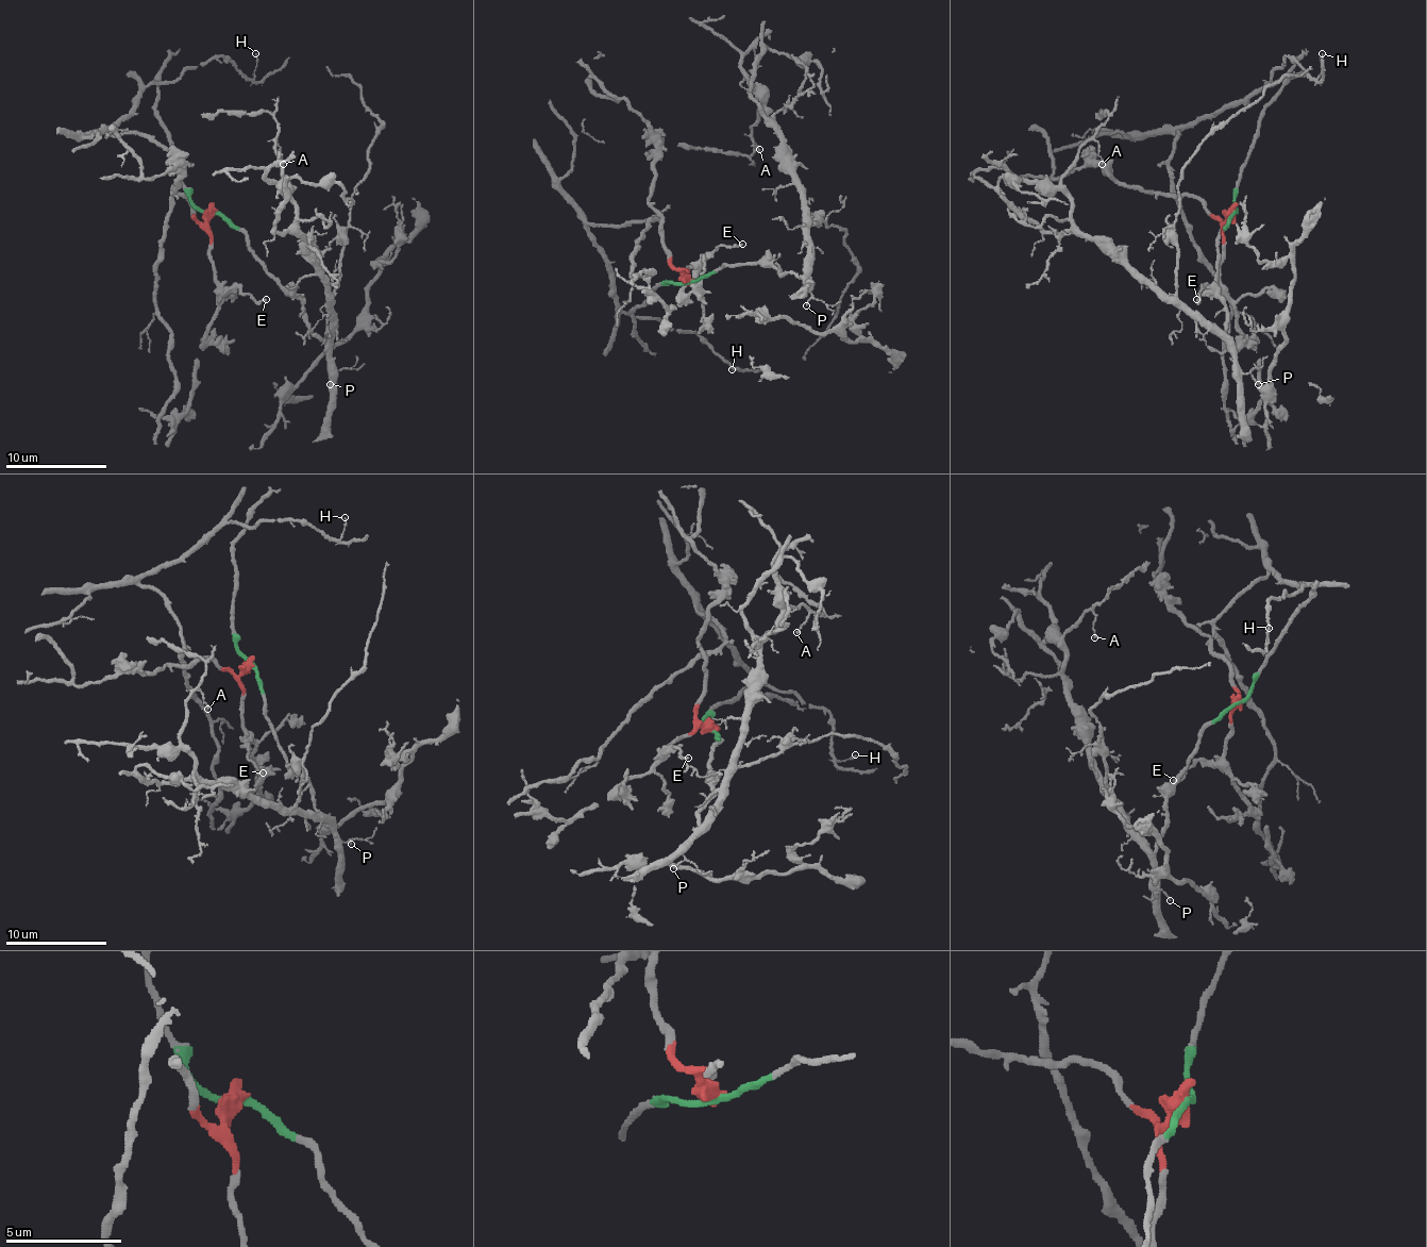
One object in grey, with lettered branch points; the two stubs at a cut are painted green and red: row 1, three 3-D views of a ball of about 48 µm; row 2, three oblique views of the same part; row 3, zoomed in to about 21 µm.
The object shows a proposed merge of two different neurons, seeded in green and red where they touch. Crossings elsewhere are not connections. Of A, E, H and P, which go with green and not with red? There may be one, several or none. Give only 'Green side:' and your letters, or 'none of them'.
Green side: A, P

